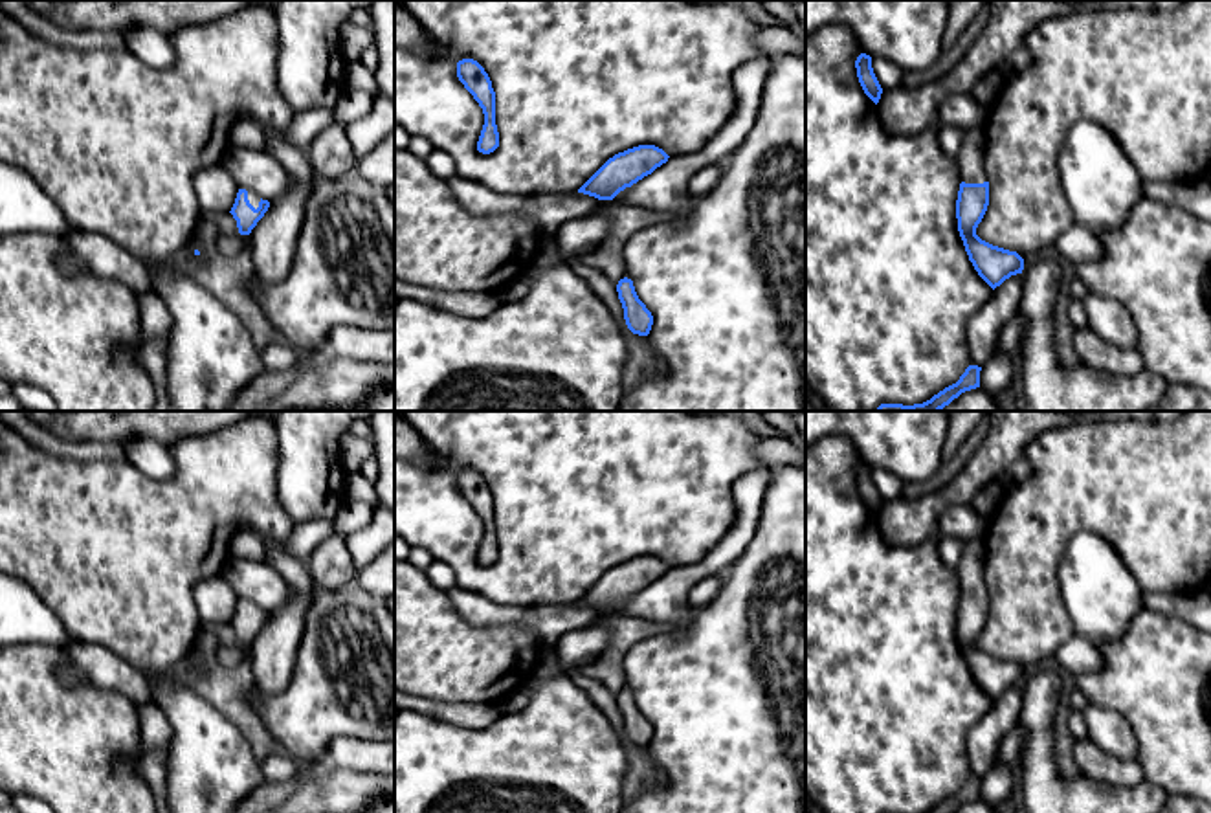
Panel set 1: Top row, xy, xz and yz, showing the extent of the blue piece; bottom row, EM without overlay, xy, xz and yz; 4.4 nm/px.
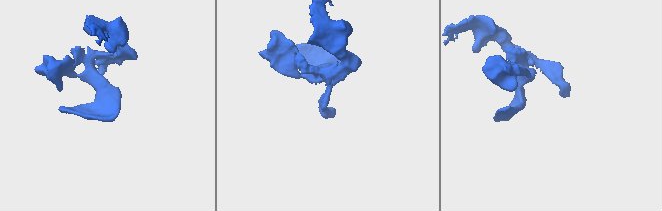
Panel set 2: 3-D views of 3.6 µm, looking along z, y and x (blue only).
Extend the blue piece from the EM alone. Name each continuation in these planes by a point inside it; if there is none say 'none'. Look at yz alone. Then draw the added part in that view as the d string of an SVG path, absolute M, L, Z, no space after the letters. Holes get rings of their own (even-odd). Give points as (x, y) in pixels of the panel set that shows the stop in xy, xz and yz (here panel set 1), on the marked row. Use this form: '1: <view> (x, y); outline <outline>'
1: yz (971, 158); outline M976 127L965 132L961 149L956 156L960 180L965 184L983 184L989 182L985 171L985 132L983 127Z

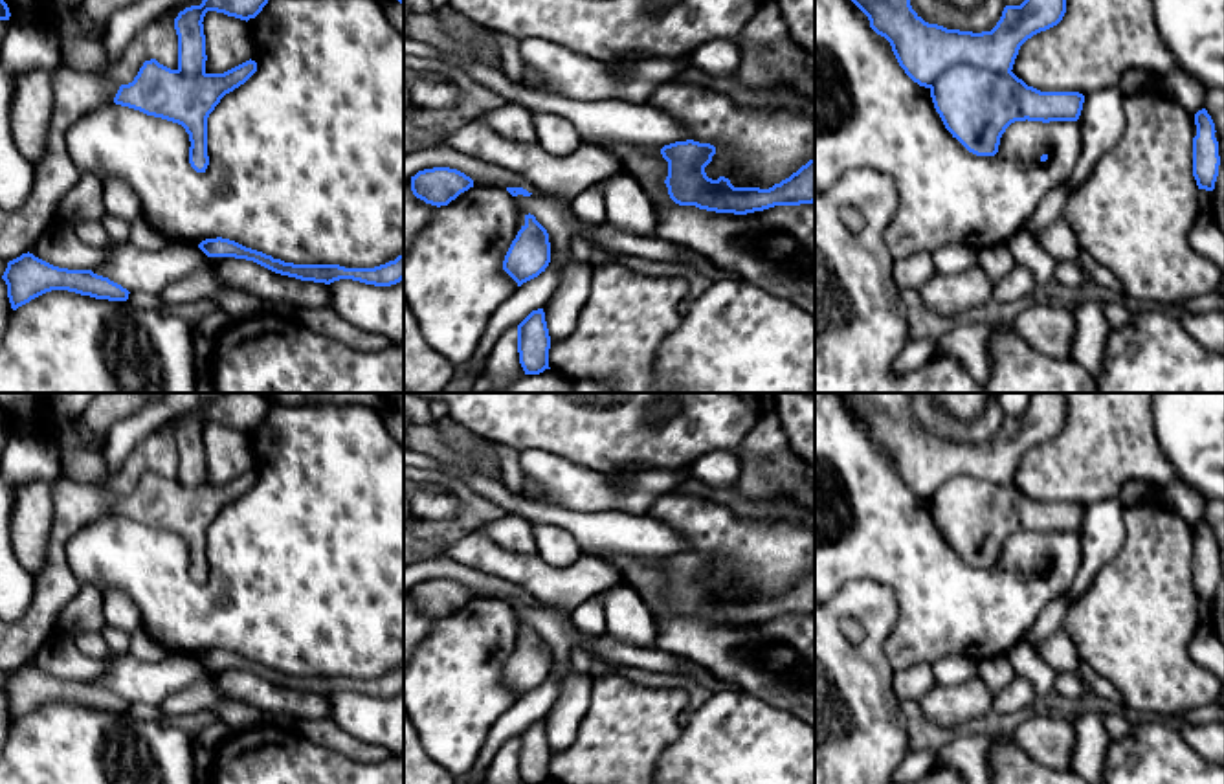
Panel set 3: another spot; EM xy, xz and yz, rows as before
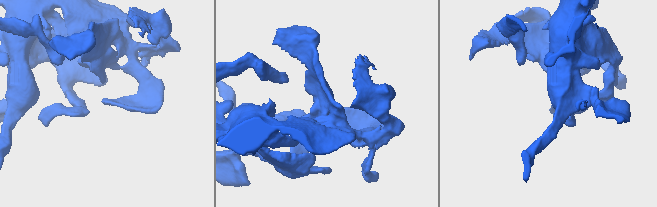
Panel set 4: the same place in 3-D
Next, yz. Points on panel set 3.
none

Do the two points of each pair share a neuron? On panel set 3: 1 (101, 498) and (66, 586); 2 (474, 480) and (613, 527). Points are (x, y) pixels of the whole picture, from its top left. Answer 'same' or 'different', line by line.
1: same
2: same

